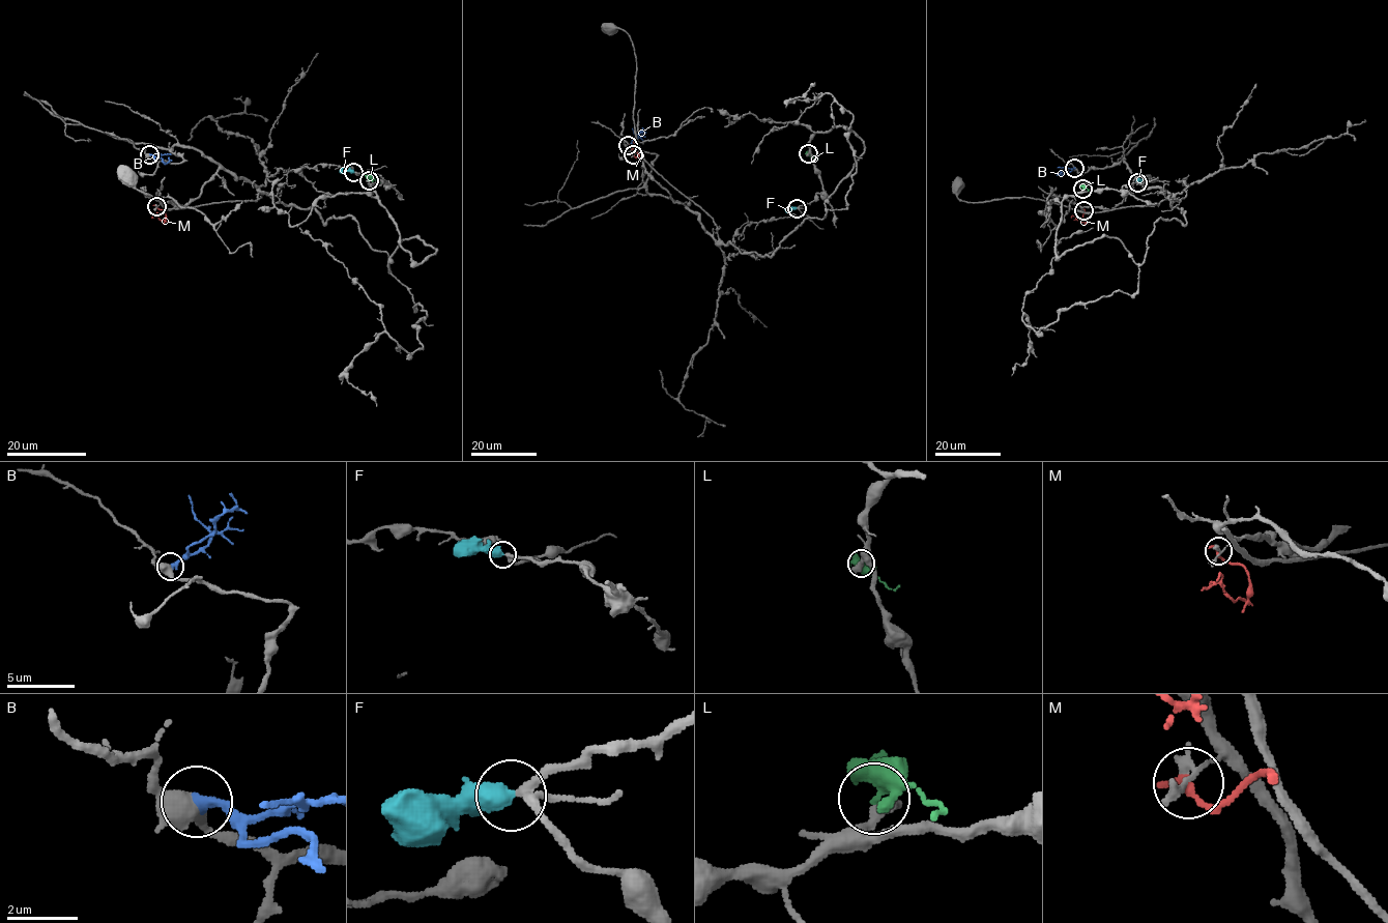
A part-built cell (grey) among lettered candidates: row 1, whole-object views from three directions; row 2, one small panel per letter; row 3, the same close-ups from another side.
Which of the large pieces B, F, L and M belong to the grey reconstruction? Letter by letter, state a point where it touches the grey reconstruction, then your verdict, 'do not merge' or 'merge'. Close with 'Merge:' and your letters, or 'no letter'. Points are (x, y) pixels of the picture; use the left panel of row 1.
B: contact (149, 154); do not merge
F: contact (353, 172); merge
L: contact (369, 180); do not merge
M: contact (156, 206); do not merge
Merge: F

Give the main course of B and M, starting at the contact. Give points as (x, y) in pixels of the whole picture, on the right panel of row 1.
B: (1074, 168), (1057, 175)
M: (1085, 210), (1085, 222), (1070, 217)

